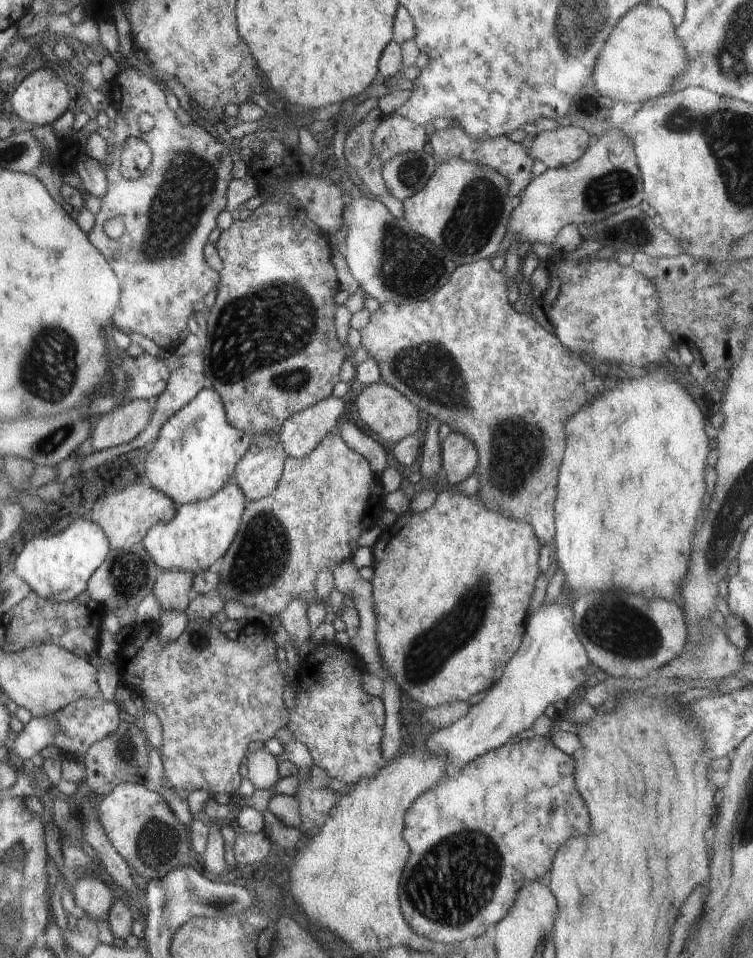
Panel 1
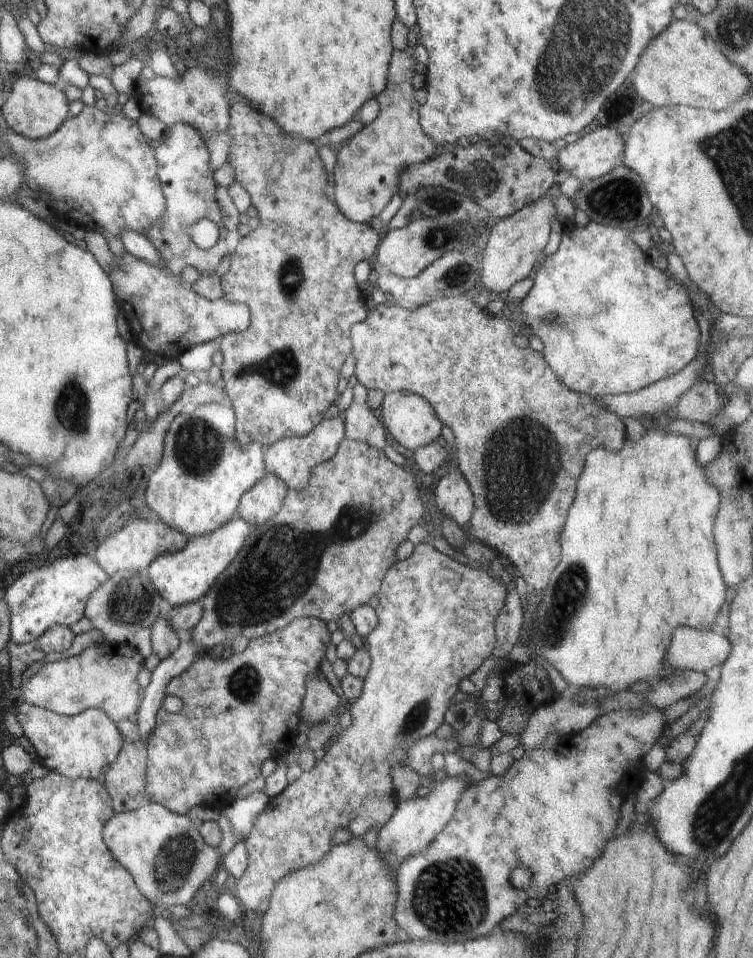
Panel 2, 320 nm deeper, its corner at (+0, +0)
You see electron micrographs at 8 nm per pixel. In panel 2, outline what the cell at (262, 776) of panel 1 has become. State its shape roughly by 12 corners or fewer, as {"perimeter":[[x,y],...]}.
{"perimeter":[[263,791],[220,808],[229,828],[247,842],[269,799]]}

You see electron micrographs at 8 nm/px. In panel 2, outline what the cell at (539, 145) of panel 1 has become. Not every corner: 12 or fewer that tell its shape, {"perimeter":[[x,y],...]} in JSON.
{"perimeter":[[592,126],[558,151],[558,166],[579,181],[623,166],[625,140]]}

